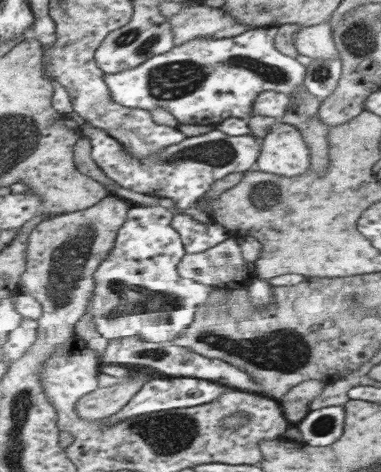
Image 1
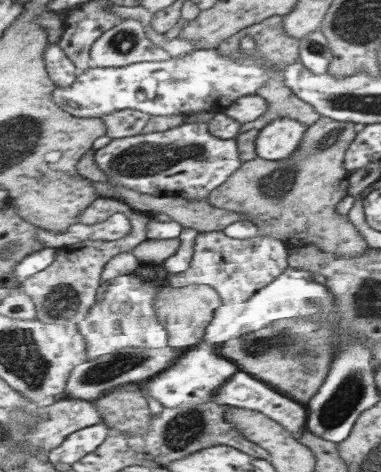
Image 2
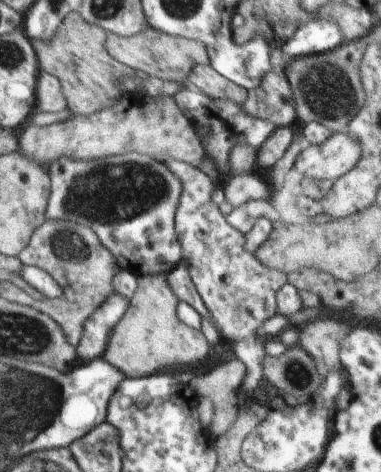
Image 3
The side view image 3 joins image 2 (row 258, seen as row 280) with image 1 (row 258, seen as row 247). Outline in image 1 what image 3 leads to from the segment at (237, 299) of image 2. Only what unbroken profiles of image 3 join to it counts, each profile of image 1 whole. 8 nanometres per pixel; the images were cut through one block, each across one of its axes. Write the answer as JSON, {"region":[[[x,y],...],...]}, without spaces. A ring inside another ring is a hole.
{"region":[[[229,236],[223,244],[207,252],[187,254],[179,264],[179,274],[225,290],[247,288],[255,276],[255,264],[245,262],[237,238]]]}

